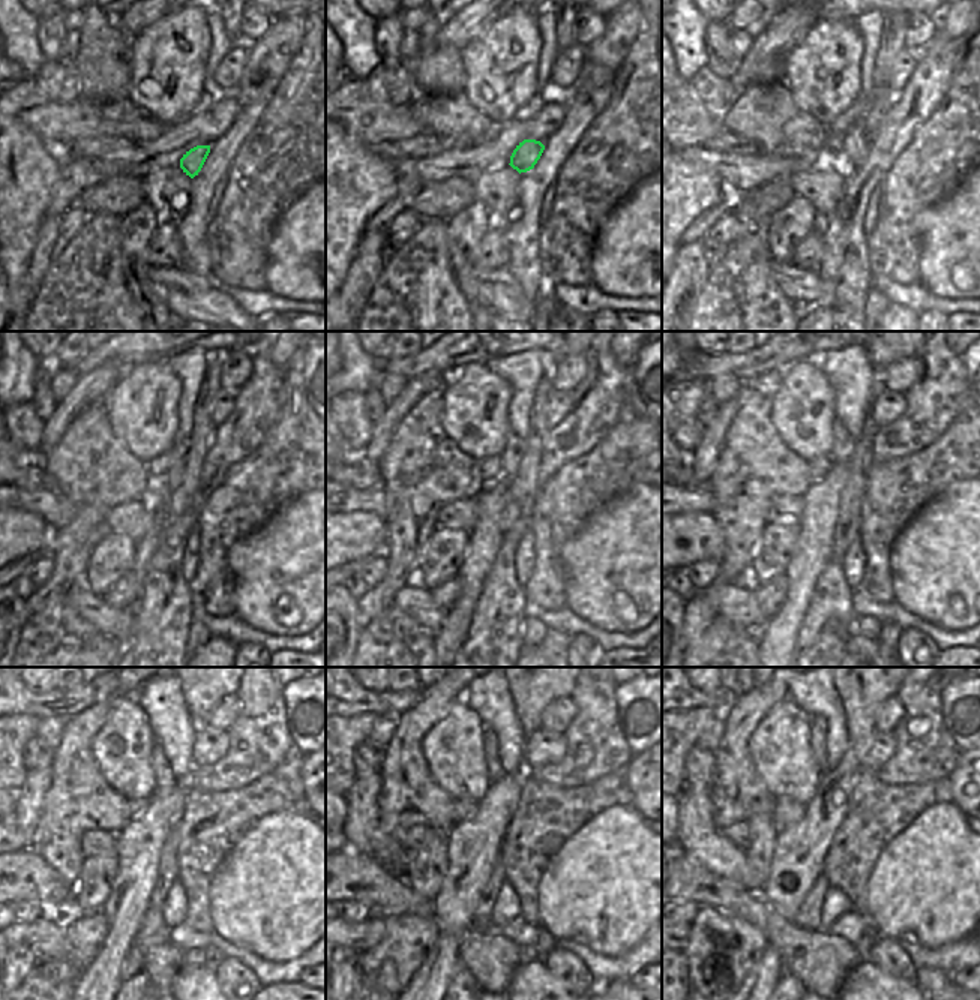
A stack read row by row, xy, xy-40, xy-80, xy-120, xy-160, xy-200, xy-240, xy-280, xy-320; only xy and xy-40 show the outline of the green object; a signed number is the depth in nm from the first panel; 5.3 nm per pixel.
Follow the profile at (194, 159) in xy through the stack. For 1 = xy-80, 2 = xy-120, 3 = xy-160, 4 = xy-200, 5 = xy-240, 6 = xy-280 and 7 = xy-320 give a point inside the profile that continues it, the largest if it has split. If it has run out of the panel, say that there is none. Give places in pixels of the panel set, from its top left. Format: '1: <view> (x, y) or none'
1: xy-80 (856, 144)
2: xy-120 (179, 447)
3: xy-160 (511, 456)
4: xy-200 (842, 449)
5: xy-240 (162, 772)
6: xy-280 (494, 766)
7: xy-320 (817, 723)

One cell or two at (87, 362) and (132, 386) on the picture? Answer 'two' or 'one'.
two

